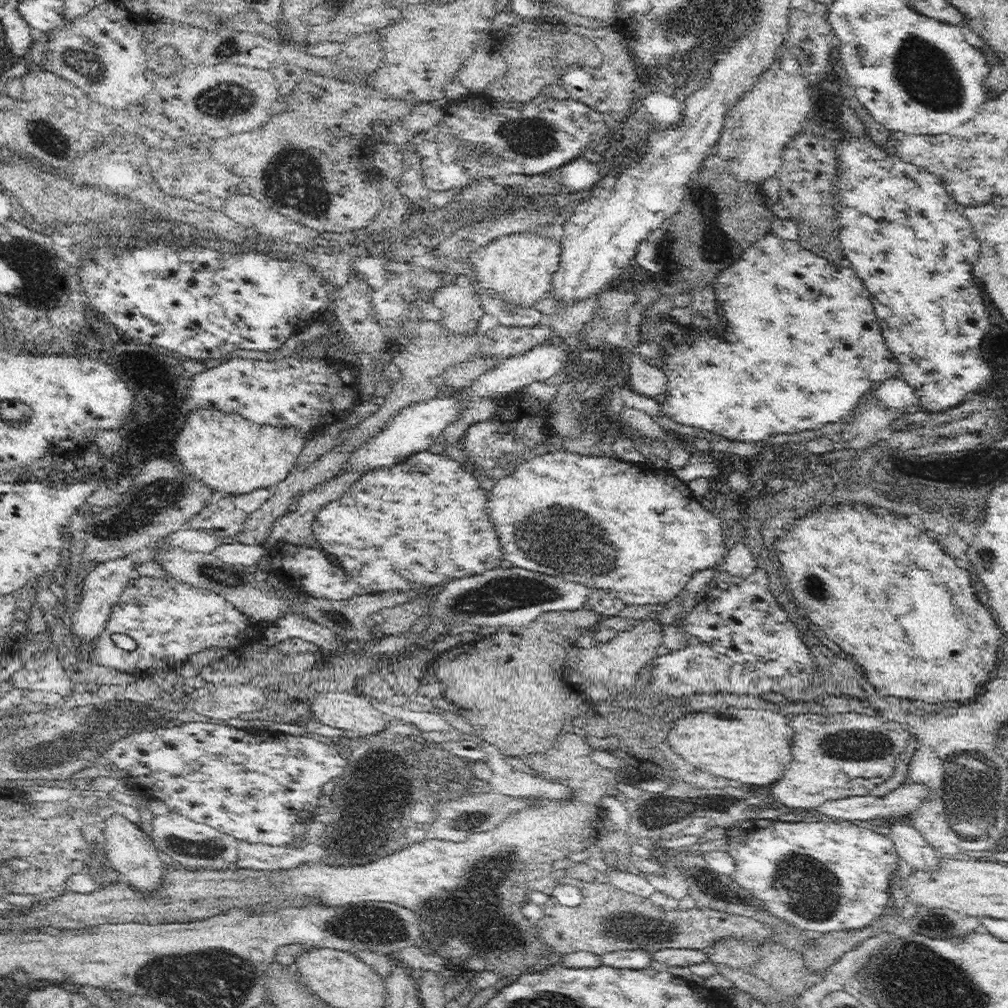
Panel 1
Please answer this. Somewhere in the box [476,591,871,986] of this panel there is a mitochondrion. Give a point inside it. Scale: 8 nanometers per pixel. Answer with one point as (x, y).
(807, 886)

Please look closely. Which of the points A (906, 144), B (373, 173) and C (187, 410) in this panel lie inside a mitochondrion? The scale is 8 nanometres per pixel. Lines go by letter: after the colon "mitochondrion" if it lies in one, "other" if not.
A: other
B: other
C: other

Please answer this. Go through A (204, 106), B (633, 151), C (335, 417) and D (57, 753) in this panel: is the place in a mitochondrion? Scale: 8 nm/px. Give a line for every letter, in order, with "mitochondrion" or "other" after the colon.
A: mitochondrion
B: other
C: other
D: mitochondrion

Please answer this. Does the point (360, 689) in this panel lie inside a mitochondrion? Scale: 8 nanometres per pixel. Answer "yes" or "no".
no

